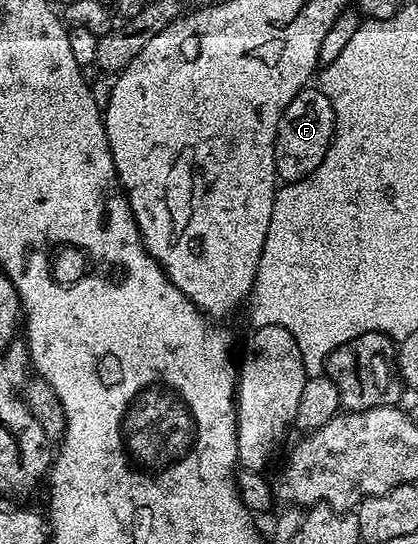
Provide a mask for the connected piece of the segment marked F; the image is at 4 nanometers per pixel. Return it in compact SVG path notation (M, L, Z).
M309 86L300 91L286 106L282 122L276 135L276 175L281 181L291 182L306 178L326 158L326 150L332 145L332 136L336 133L336 115L330 98L319 87Z

